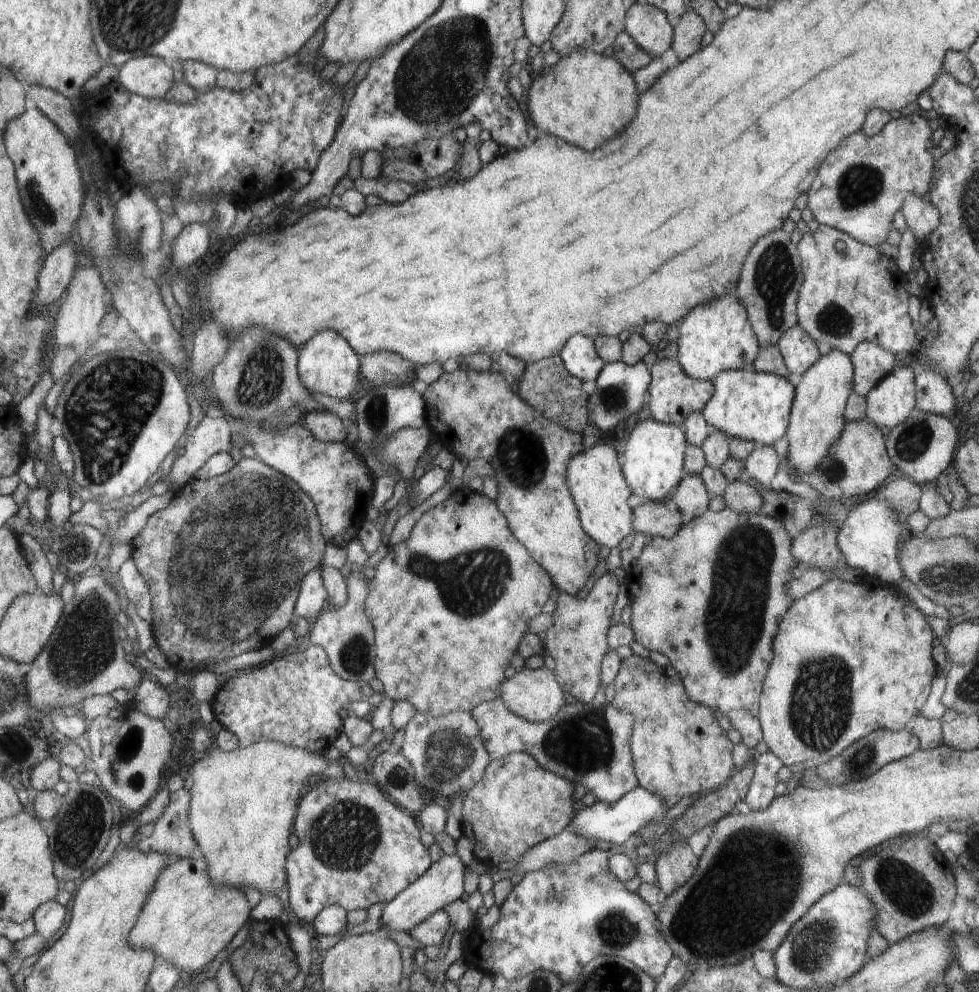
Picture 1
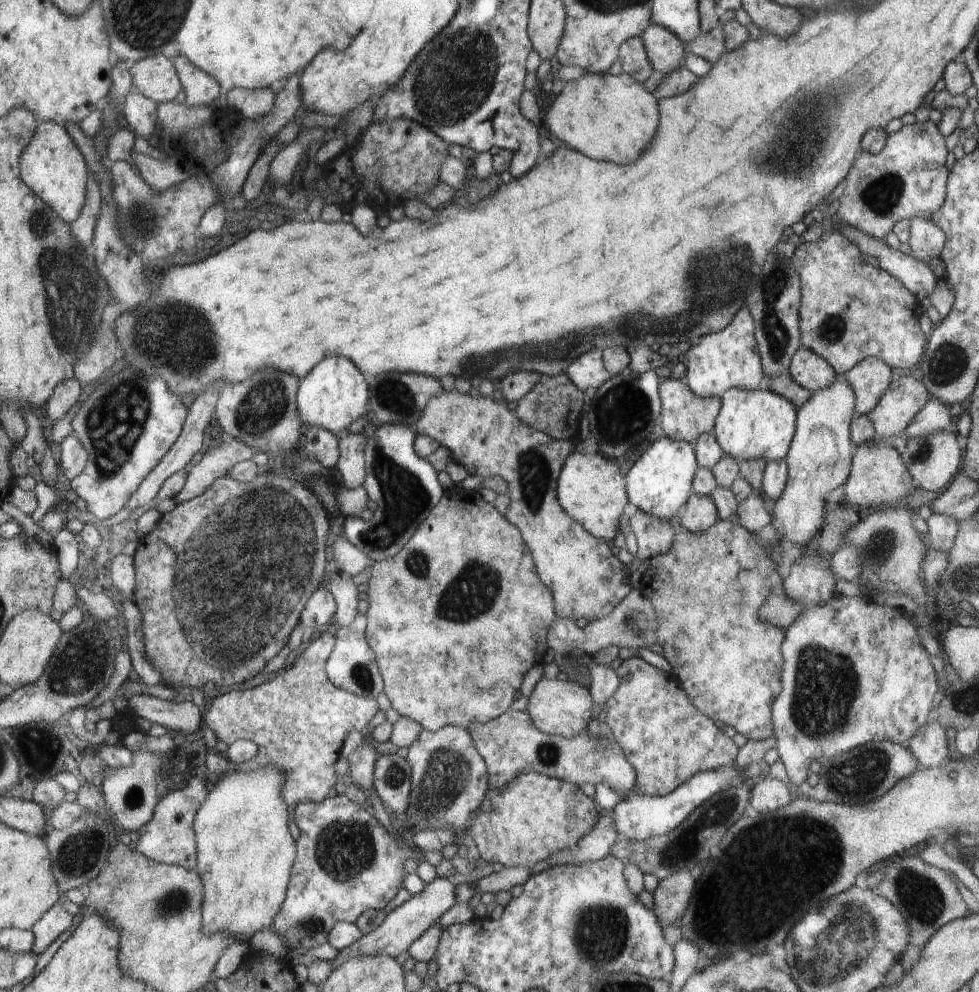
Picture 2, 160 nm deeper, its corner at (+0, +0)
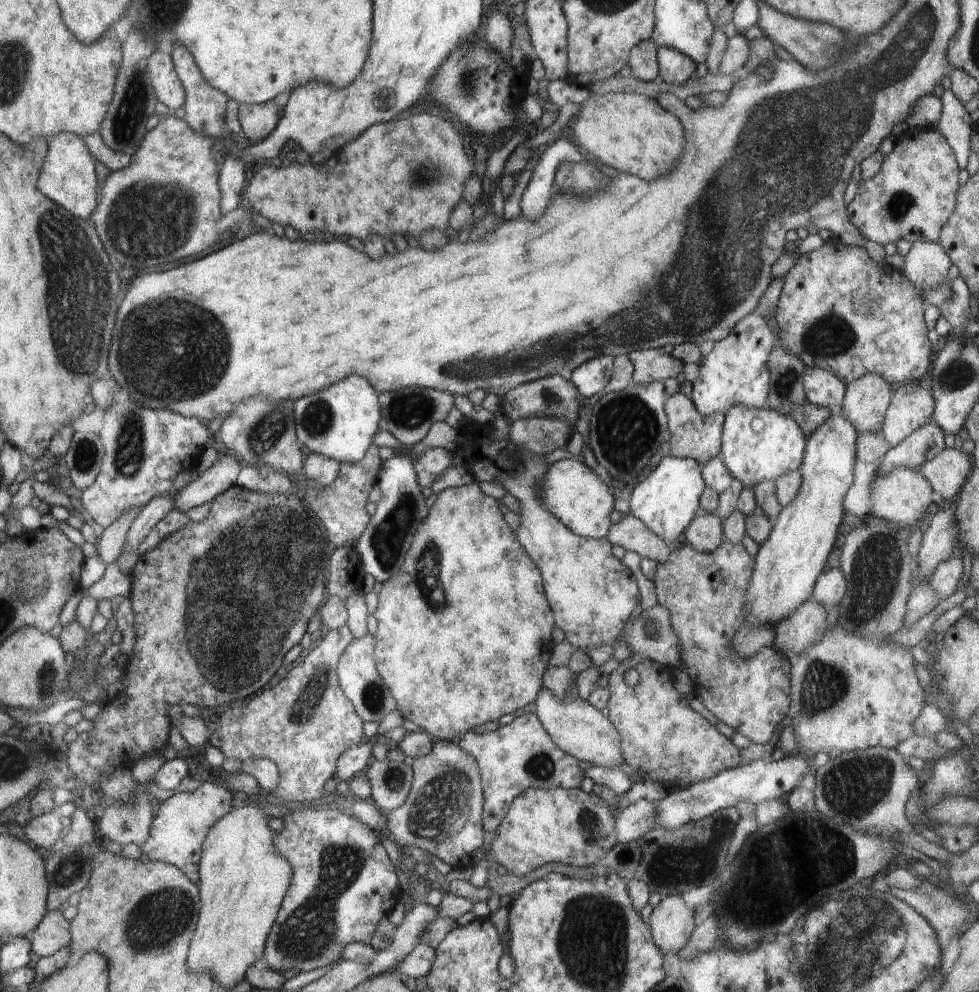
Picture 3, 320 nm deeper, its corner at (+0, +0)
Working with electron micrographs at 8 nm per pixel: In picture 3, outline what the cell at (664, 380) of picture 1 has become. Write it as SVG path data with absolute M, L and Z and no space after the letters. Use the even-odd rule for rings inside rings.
M678 392L666 403L670 427L670 452L672 457L694 459L701 465L714 459L721 452L721 436L724 432L725 415L704 416L698 412L696 405L688 397Z

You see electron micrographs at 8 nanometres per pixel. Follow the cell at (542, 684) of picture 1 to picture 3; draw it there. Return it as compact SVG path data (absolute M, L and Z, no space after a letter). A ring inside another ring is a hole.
M548 689L537 696L535 714L542 720L558 748L579 761L621 770L622 764L626 762L621 736L609 717L603 716L600 709L579 698L576 693L566 701L569 704L564 704L564 699L557 699Z

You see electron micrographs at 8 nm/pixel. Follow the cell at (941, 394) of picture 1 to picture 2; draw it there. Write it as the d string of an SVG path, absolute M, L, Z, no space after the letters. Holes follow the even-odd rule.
M930 397L905 428L903 435L906 440L910 437L920 437L942 431L948 432L954 429L955 422L950 417L949 409L940 401Z

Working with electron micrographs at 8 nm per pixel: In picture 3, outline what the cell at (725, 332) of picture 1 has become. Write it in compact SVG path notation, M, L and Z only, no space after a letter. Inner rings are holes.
M757 311L738 322L726 338L716 341L714 349L699 362L699 376L692 389L692 401L704 416L726 414L737 405L768 410L771 381L768 368L770 353L777 336Z

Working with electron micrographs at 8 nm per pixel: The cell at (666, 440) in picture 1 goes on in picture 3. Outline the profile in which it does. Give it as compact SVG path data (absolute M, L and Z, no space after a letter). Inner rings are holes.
M669 454L647 478L630 488L631 514L645 521L651 530L672 547L683 540L684 532L699 515L705 487L702 465L698 461Z

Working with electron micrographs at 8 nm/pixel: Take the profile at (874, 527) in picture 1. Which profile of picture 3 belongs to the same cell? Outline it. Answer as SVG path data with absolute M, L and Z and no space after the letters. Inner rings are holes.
M840 568L824 571L817 580L812 600L826 608L827 614L834 606L839 606L846 592L846 579Z

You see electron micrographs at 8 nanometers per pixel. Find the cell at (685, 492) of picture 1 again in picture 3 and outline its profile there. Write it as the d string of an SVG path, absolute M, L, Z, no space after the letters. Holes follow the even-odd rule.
M716 514L699 515L684 532L683 540L701 553L713 553L724 541L722 520Z

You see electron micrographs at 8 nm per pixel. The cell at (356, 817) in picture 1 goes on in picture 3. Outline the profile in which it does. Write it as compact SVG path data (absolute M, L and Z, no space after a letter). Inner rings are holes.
M334 805L320 810L304 808L294 812L279 809L278 816L284 827L280 832L274 832L273 846L289 862L293 878L265 944L264 966L280 973L286 970L300 973L334 965L344 959L343 951L350 943L370 945L378 920L388 916L388 912L400 902L400 882L394 872L396 868L384 852L378 836L364 823L354 820L352 814L342 814L342 810Z

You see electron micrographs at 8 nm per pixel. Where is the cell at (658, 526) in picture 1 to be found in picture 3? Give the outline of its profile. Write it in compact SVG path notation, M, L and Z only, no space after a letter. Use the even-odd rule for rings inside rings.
M624 515L618 523L609 528L607 539L614 546L636 552L641 558L650 558L657 563L666 562L672 554L671 546L651 530L639 517Z

